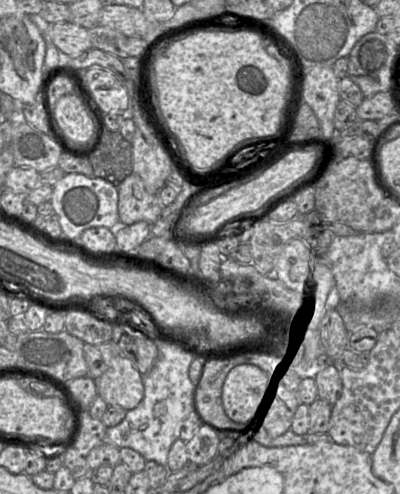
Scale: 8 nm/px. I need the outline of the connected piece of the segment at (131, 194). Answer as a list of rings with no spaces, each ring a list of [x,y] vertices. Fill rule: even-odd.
[[[132,173],[115,185],[118,190],[118,215],[121,224],[131,225],[140,221],[154,224],[159,219],[163,206],[158,193],[150,194],[137,174]]]

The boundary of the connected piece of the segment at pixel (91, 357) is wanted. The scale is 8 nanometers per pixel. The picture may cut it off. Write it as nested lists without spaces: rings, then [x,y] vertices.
[[[112,342],[85,344],[84,356],[87,361],[87,376],[95,379],[98,395],[109,405],[125,410],[134,409],[144,397],[143,375],[133,363],[118,353]]]

